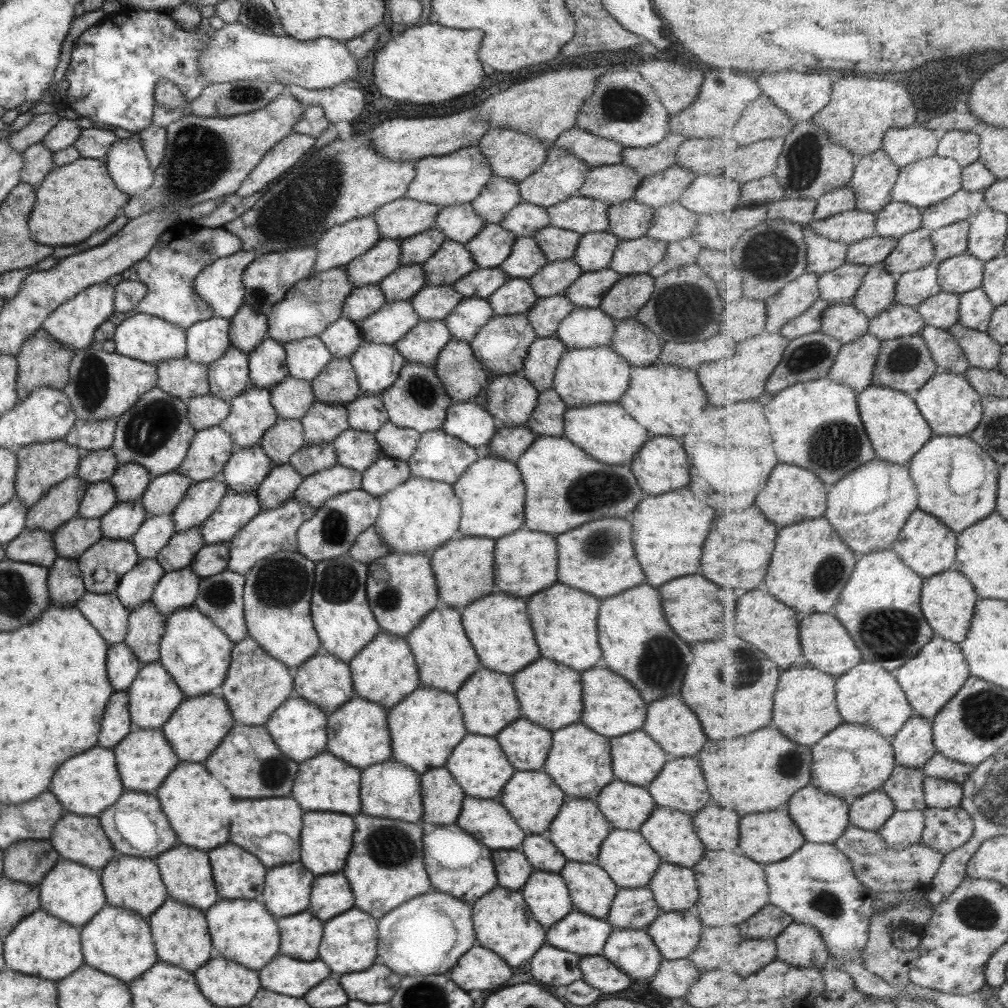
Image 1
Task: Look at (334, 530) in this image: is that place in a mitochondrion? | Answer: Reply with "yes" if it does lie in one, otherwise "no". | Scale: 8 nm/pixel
yes

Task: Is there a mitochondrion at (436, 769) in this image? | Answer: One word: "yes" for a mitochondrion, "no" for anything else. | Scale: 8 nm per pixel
no

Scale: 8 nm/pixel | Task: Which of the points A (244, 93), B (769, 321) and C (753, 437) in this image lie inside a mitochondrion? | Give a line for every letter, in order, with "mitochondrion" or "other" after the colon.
A: mitochondrion
B: other
C: other

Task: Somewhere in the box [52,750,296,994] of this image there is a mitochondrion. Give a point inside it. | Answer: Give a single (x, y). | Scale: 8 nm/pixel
(278, 765)

